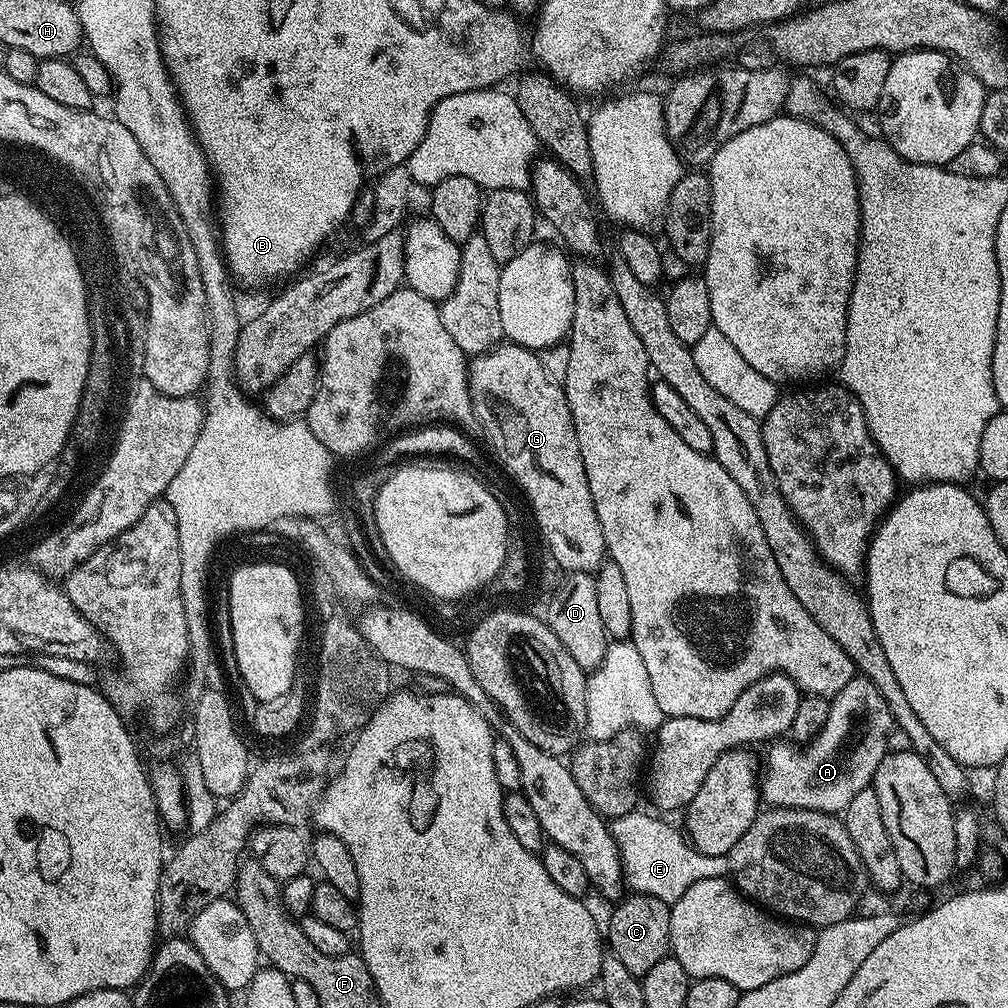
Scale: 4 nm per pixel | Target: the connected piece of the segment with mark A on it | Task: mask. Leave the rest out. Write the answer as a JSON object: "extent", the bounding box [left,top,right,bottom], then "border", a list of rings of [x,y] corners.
{"extent":[760,678,893,814],"border":[[[863,678],[846,682],[844,689],[831,697],[830,718],[826,720],[826,726],[803,745],[804,752],[800,752],[801,745],[796,742],[776,742],[769,747],[773,748],[768,752],[768,761],[763,761],[760,781],[763,803],[774,808],[805,808],[829,814],[843,813],[844,808],[850,806],[854,794],[871,785],[878,770],[878,762],[882,762],[882,758],[889,753],[886,738],[893,726],[890,710],[886,710],[886,701],[882,694],[878,694],[878,686],[874,686],[874,682]]]}

